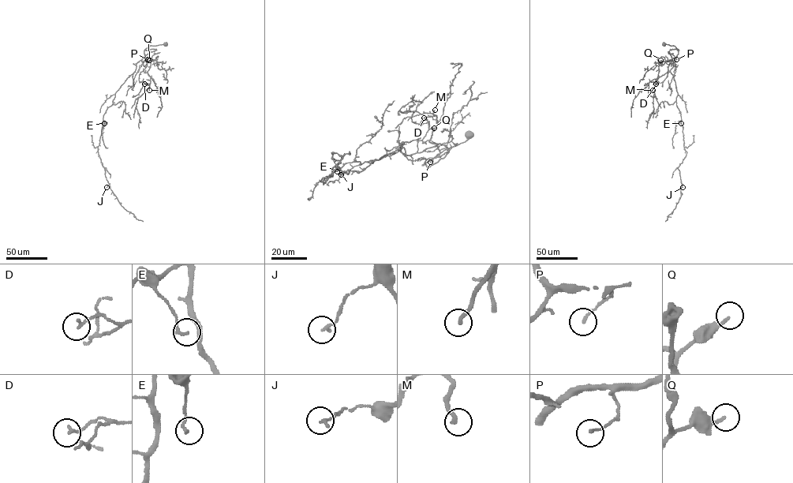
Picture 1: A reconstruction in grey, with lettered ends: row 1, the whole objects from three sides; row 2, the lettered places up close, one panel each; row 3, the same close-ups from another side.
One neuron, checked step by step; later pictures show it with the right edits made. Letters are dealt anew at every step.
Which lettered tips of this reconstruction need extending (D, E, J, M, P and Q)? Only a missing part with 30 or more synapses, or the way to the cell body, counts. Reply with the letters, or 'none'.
M

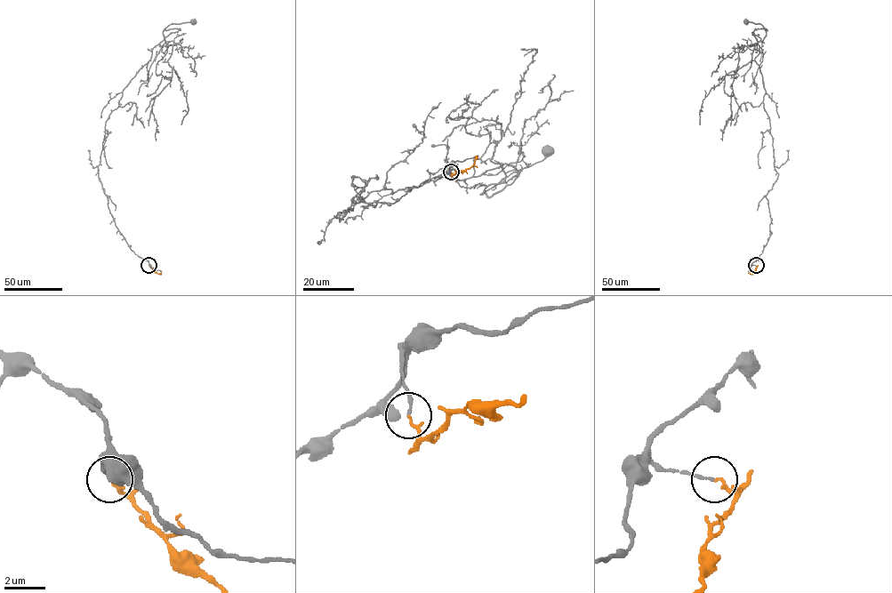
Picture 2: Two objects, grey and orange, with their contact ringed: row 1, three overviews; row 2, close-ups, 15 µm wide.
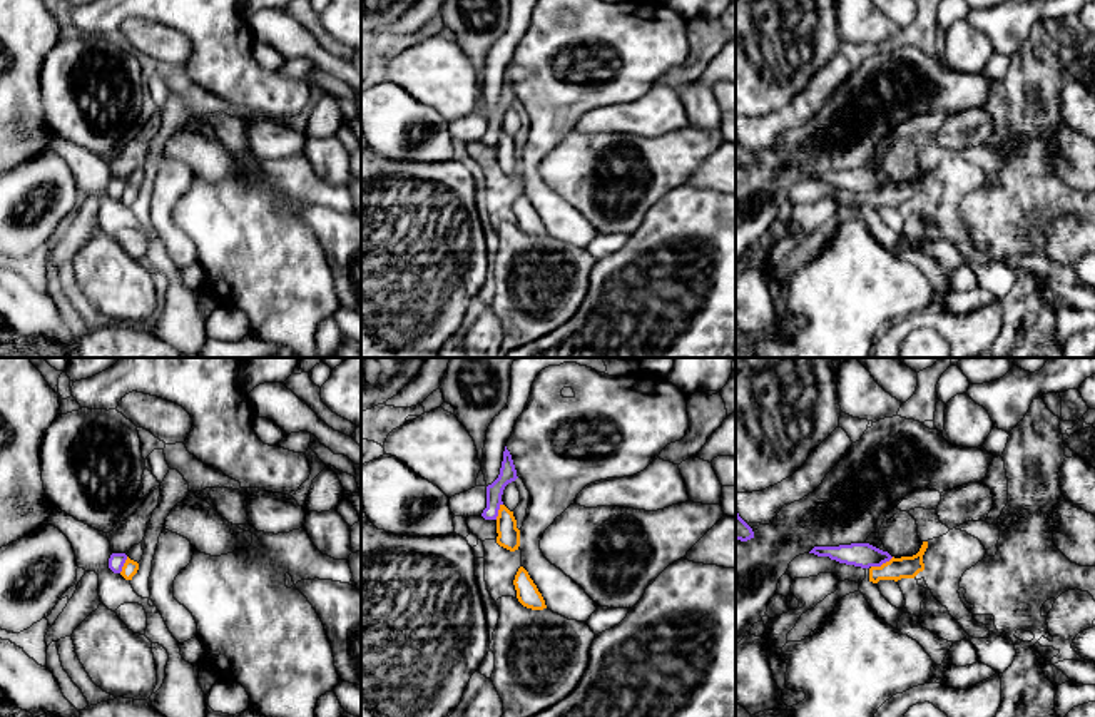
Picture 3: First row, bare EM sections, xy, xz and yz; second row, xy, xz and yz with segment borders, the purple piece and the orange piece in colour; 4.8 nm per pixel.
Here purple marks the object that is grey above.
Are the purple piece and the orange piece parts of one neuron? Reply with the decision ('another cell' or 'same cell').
another cell

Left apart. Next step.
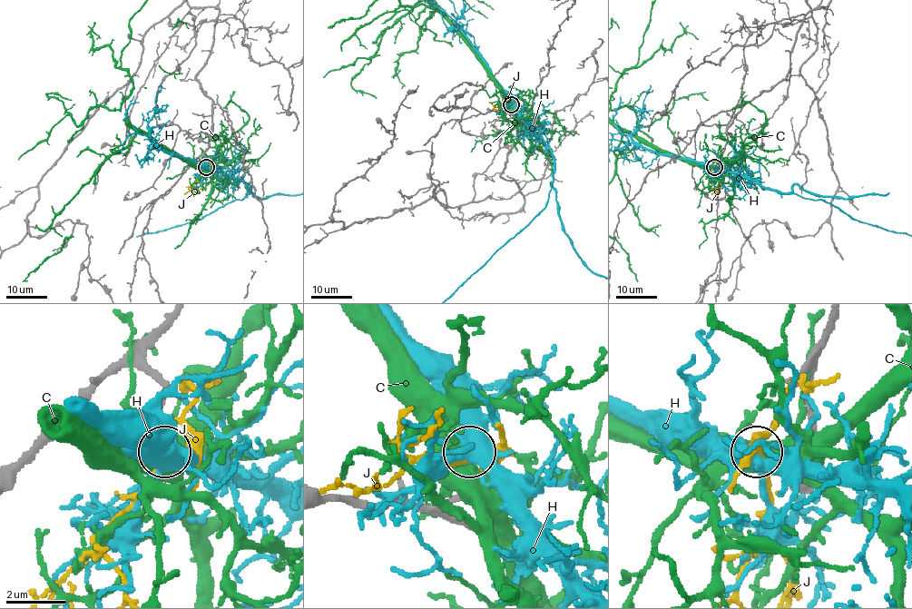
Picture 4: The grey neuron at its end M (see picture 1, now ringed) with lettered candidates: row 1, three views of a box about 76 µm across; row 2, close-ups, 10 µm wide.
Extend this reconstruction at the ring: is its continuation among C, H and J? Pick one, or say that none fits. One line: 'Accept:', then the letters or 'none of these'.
Accept: none of these

